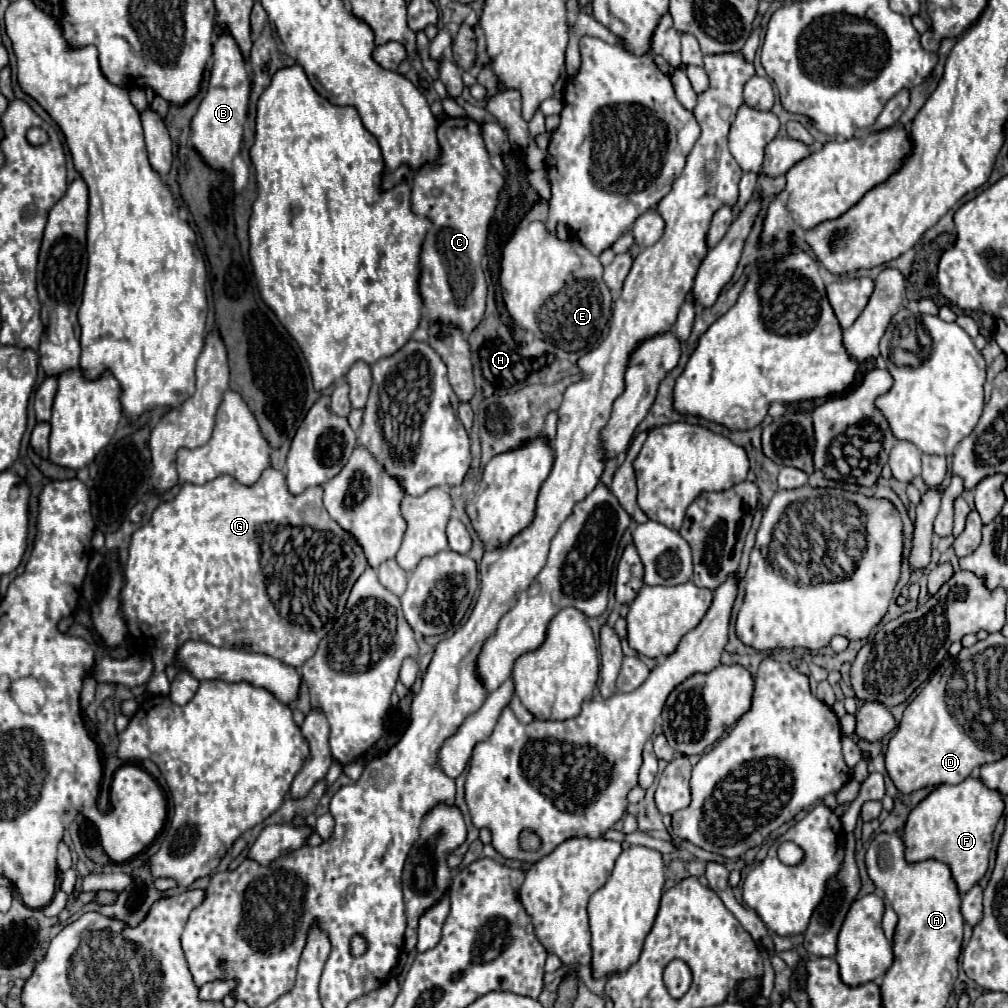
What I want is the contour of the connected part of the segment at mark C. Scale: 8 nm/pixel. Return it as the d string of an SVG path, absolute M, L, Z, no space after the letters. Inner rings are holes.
M470 117L456 119L456 141L438 141L440 155L434 161L420 165L412 179L412 209L416 215L428 217L432 221L432 229L428 231L422 245L422 277L420 277L420 293L424 305L428 307L428 317L432 321L454 323L466 333L470 333L482 319L486 307L486 277L482 271L482 257L486 253L486 235L488 225L494 215L498 203L498 191L504 185L504 177L496 171L488 159L482 129Z

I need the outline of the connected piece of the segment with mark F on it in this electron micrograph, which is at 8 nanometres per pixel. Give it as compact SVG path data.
M968 777L958 785L936 787L922 803L918 803L904 825L904 857L908 863L920 863L926 859L942 861L950 867L960 895L976 885L986 869L992 849L992 831L1002 817L1004 803L998 791L988 789L980 779Z

